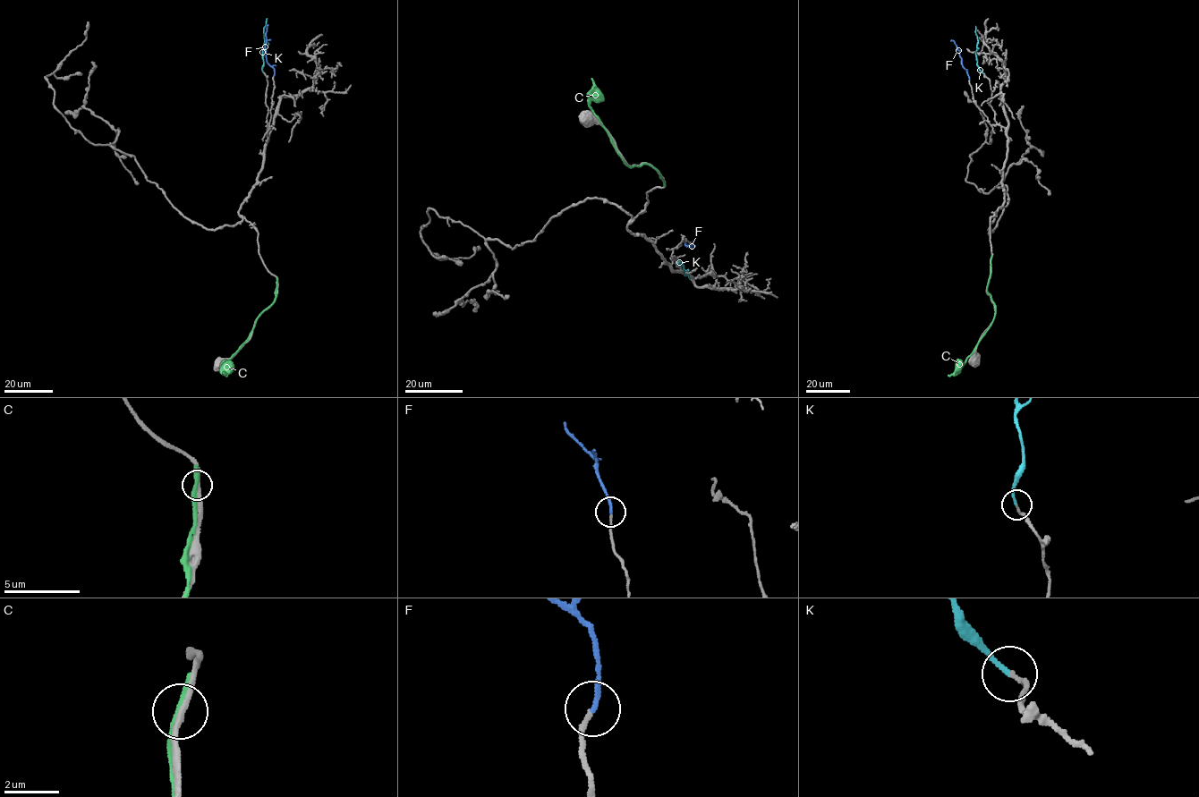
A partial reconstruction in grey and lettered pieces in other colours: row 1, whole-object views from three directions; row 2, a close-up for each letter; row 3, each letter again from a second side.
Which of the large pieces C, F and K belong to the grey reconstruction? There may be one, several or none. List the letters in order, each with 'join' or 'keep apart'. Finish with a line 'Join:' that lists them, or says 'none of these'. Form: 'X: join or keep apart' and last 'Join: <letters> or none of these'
C: keep apart
F: join
K: join
Join: F, K

